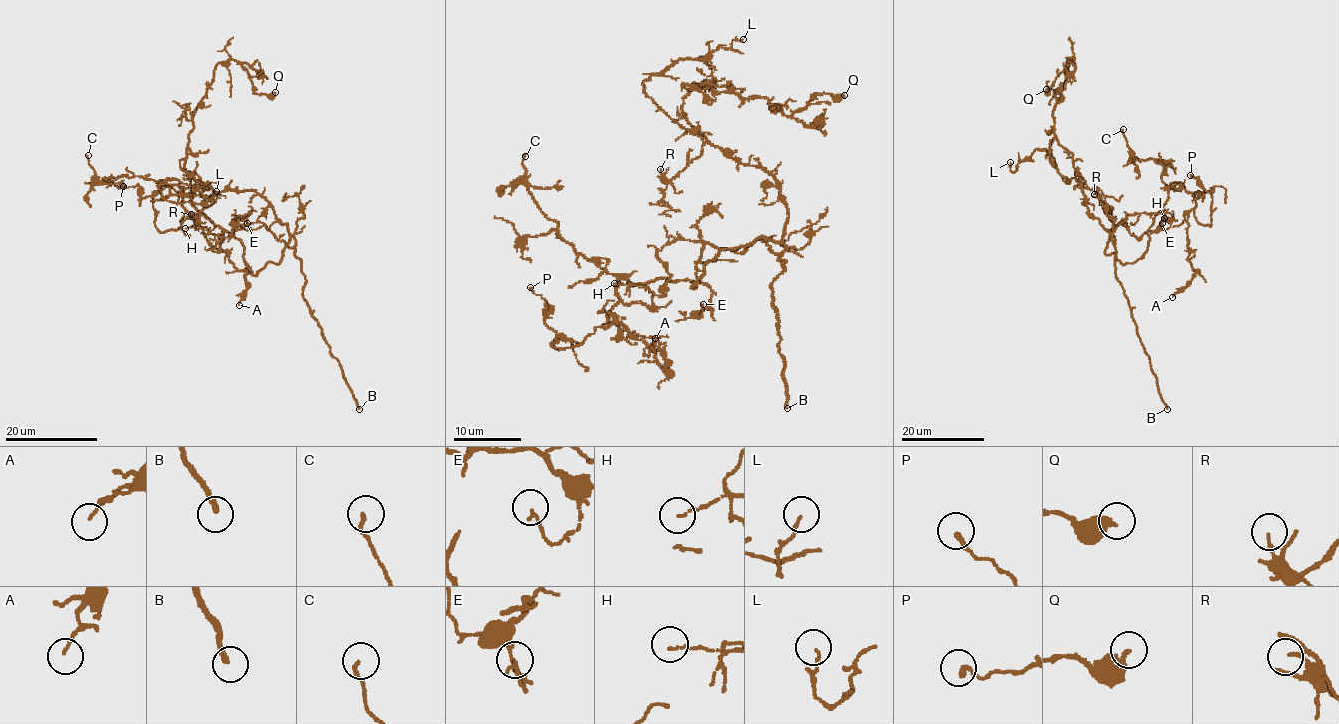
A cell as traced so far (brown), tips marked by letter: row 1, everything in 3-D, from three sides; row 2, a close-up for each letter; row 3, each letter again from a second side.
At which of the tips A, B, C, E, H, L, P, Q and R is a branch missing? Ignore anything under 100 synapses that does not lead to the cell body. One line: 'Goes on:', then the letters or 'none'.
Goes on: B

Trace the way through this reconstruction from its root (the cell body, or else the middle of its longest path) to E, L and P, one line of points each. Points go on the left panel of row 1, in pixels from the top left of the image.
E: (287, 244), (294, 238), (290, 247), (262, 222), (238, 228), (234, 218), (250, 212), (250, 229), (247, 223)
L: (287, 244), (287, 224), (255, 192), (176, 203), (158, 187), (179, 179), (212, 202), (216, 191)
P: (287, 244), (278, 264), (251, 274), (243, 243), (181, 187), (181, 225), (162, 233), (152, 197), (123, 186)

